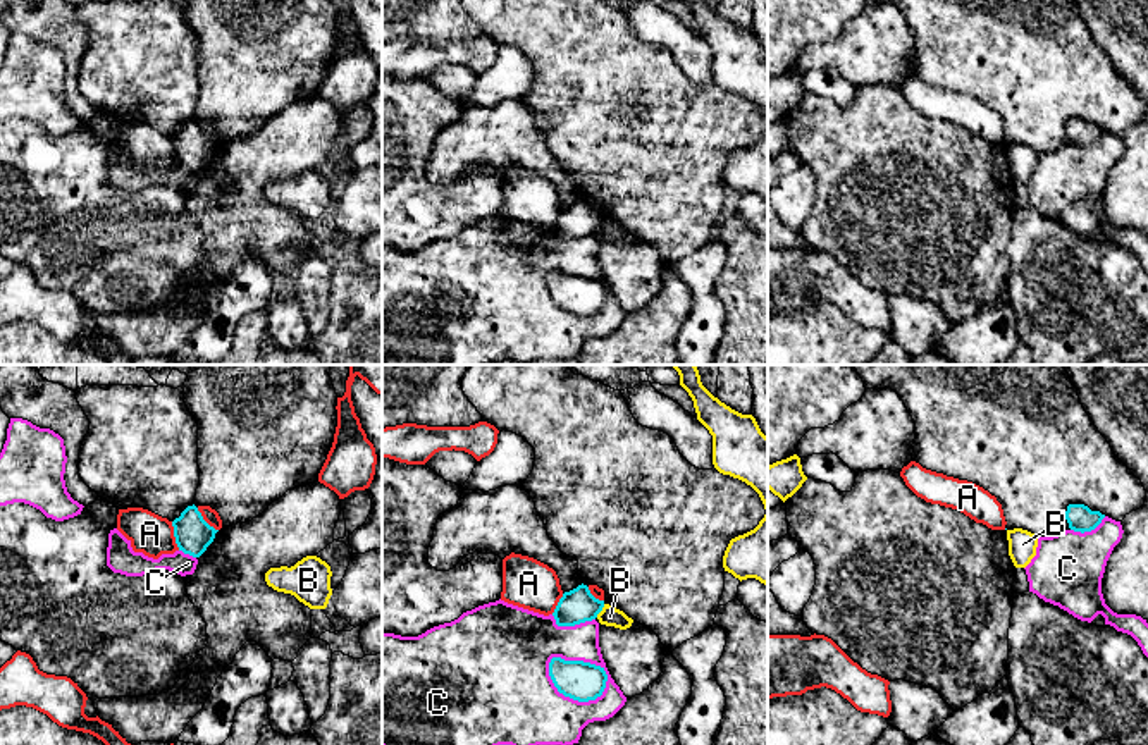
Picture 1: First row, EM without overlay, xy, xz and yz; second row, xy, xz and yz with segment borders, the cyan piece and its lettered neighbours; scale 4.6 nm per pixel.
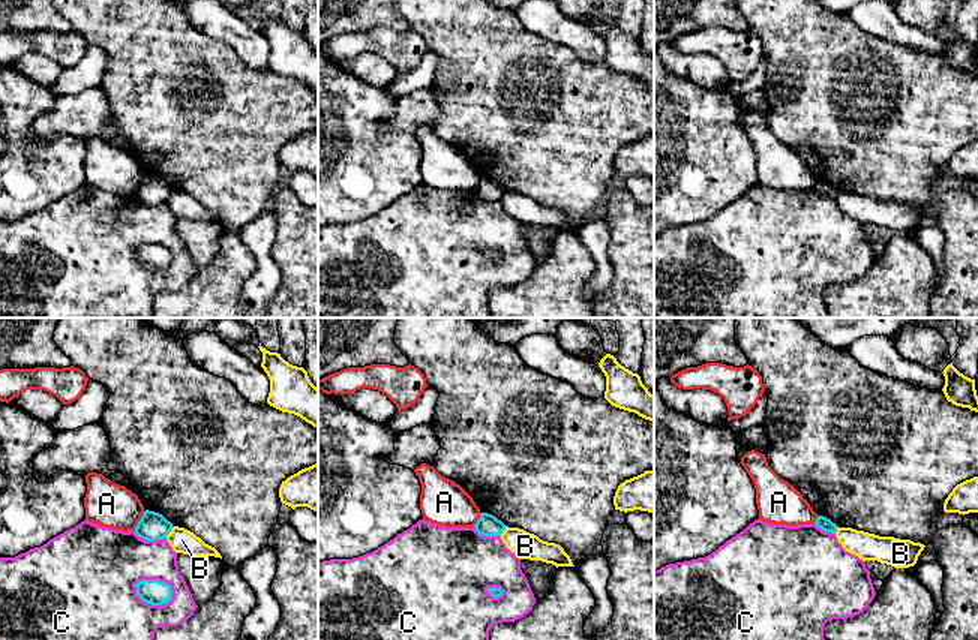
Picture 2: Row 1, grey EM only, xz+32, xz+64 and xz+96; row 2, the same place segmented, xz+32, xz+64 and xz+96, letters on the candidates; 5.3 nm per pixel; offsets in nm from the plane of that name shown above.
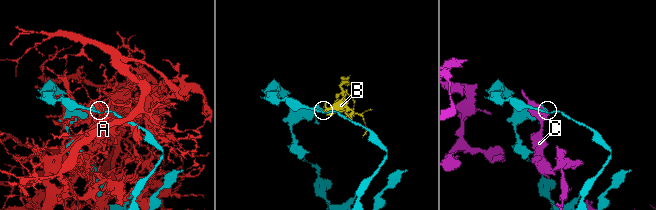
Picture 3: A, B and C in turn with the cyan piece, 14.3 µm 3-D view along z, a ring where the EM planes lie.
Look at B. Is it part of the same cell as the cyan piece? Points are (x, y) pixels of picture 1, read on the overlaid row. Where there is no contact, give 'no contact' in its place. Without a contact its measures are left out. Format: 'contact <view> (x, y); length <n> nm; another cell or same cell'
contact xz (601, 609); length 80 nm; another cell

